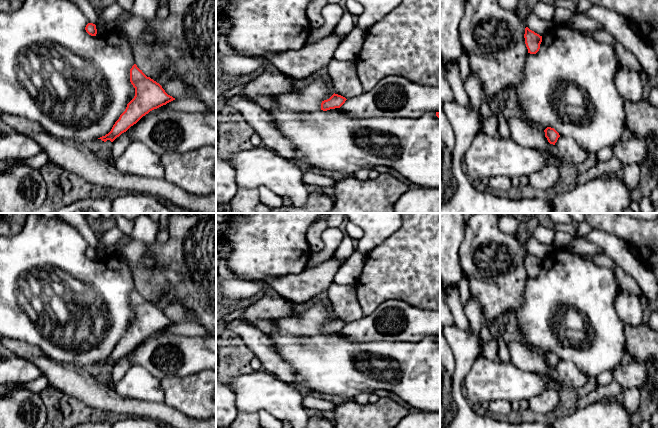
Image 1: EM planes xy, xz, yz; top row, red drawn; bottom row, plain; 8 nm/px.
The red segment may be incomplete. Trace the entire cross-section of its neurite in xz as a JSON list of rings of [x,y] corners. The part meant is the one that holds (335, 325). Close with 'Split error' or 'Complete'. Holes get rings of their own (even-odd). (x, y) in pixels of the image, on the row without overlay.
[[[334,317],[329,323],[322,325],[321,334],[327,335],[330,333],[340,332],[346,324],[345,321]]]. Complete

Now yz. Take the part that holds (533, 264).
[[[528,251],[525,252],[525,268],[528,273],[528,277],[536,278],[540,273],[540,268],[542,266],[542,260],[530,254]]]. Complete

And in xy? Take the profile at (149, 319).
[[[136,288],[130,293],[130,306],[135,312],[135,320],[127,328],[125,335],[115,346],[111,355],[98,362],[104,366],[107,364],[113,366],[150,335],[175,324],[159,307],[147,301]]]. Complete

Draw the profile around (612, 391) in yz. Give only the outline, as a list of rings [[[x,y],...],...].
[[[615,382],[607,386],[598,387],[596,390],[579,397],[578,408],[585,408],[591,404],[605,401],[608,399],[621,400],[623,389]]]

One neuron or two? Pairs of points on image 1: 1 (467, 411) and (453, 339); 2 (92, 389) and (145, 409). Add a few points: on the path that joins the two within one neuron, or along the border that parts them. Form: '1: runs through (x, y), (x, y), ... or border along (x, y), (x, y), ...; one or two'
1: runs through (457, 393), (460, 357); one
2: runs through (105, 398), (119, 405), (132, 407); one

